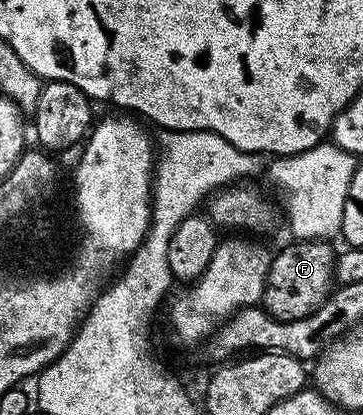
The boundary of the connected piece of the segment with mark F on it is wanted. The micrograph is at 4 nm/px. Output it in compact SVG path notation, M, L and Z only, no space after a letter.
M322 240L291 242L271 257L264 283L262 307L280 321L306 318L327 298L334 287L334 251Z

